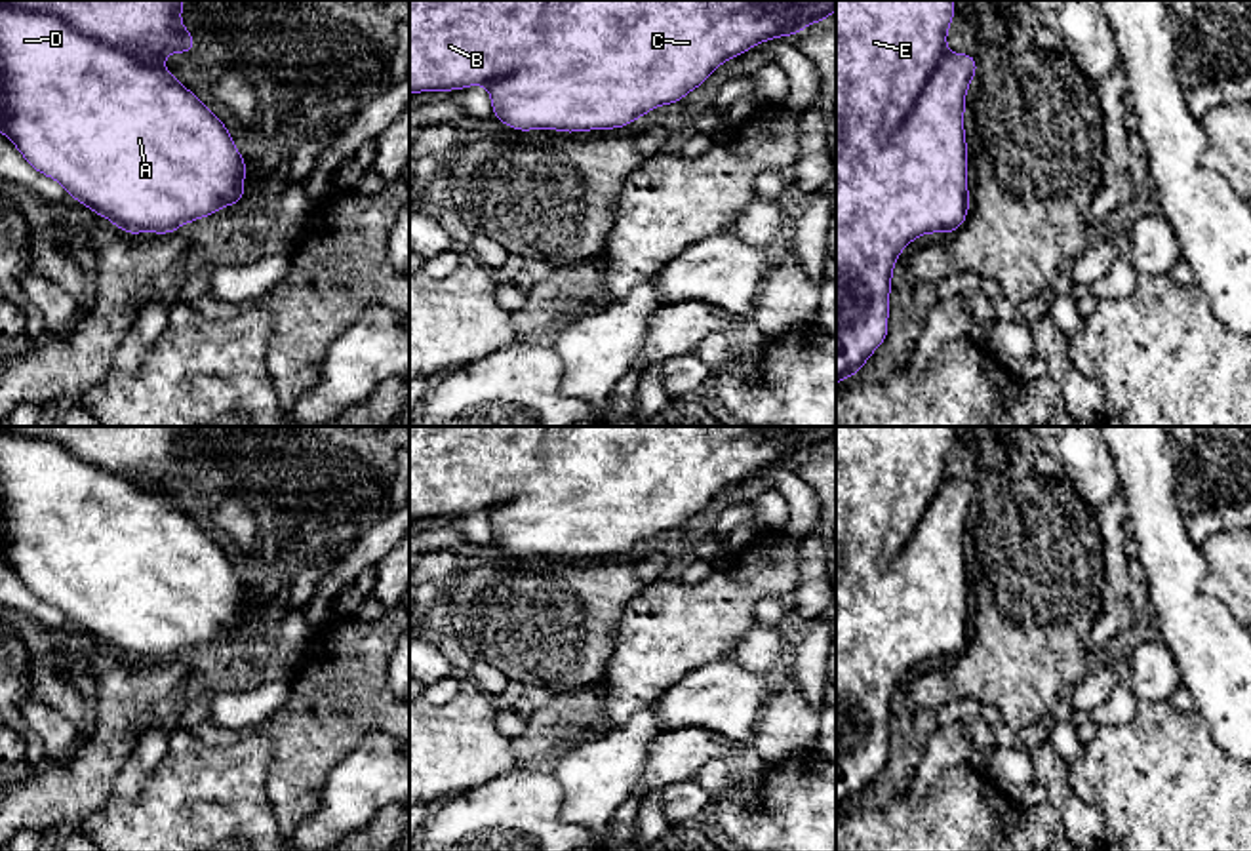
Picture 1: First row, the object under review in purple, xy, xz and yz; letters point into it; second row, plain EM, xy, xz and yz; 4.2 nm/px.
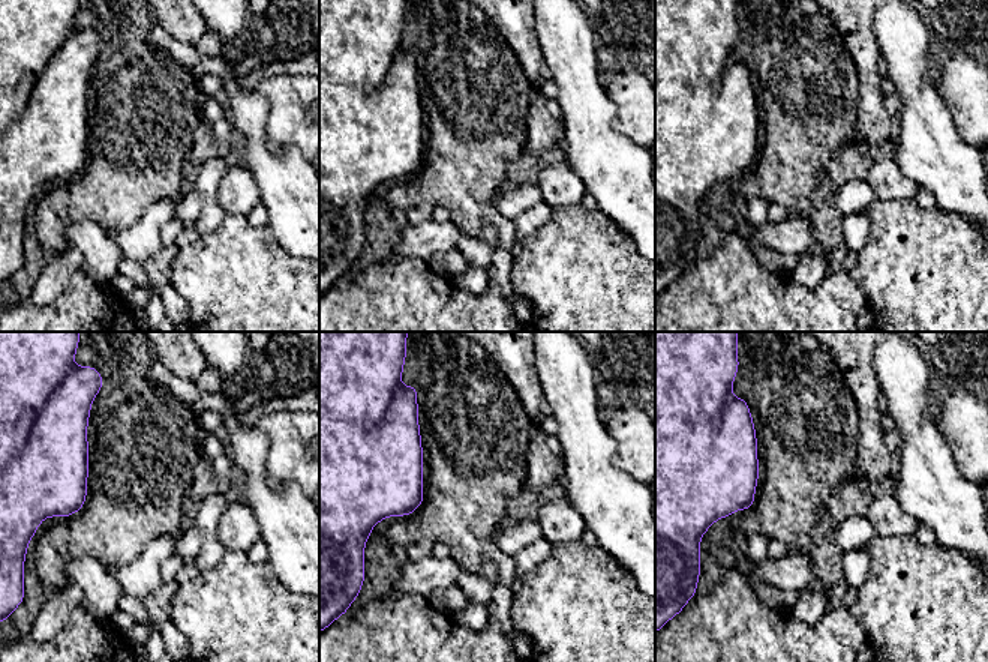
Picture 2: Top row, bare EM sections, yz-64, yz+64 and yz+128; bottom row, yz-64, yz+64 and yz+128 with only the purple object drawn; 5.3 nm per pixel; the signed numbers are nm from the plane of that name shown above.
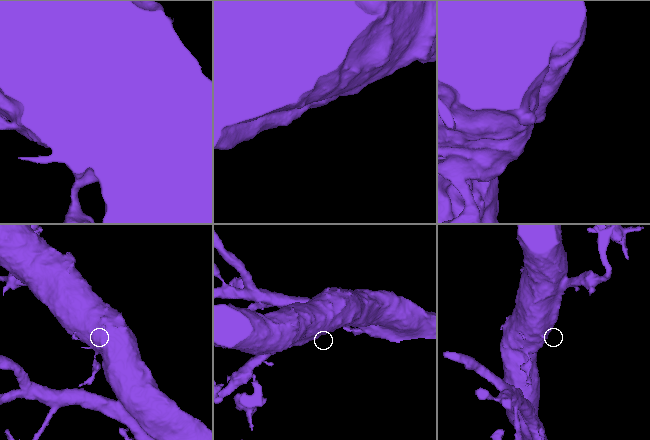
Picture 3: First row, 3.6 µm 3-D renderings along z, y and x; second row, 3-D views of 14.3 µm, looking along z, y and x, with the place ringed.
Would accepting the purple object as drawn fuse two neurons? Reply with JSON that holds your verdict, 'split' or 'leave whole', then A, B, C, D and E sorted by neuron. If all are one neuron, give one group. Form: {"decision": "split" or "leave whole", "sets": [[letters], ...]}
{"decision": "leave whole", "sets": [["A", "B", "C", "D", "E"]]}

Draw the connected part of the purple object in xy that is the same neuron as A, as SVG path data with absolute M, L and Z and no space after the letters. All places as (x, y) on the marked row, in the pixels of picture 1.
M0 0L0 133L38 173L59 181L70 198L133 236L139 232L171 234L185 223L217 213L223 206L232 208L246 194L248 166L225 122L162 67L169 53L190 53L196 48L190 30L181 25L183 4L185 0Z

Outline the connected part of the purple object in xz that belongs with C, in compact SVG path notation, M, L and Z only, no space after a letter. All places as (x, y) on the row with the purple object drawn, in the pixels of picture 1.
M409 0L409 93L457 91L484 84L493 116L516 131L560 129L564 133L625 128L649 110L682 101L691 89L727 59L771 38L792 36L805 27L826 21L836 0Z

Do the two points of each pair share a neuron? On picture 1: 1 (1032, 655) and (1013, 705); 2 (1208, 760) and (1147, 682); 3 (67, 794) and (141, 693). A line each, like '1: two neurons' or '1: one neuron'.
1: one neuron
2: two neurons
3: one neuron

